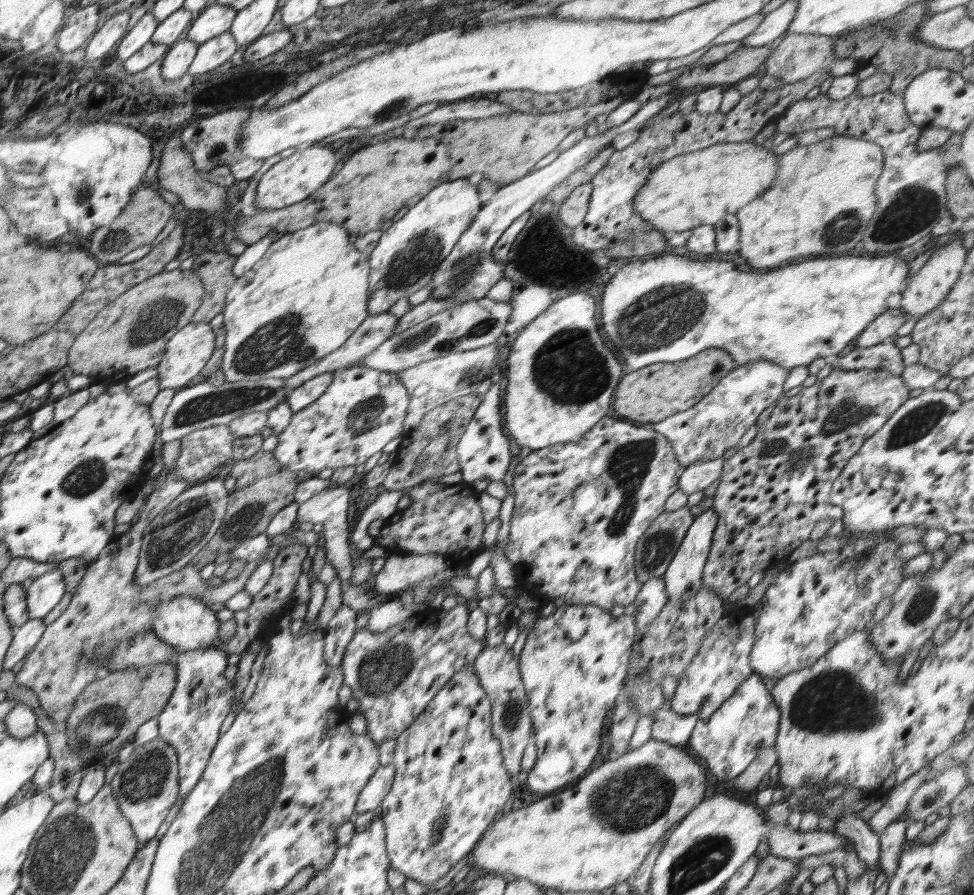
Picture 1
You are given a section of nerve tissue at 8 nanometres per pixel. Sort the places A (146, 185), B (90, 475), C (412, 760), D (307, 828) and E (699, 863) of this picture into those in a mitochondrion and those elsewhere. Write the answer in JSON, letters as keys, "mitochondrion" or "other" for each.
{"A":"other","B":"mitochondrion","C":"other","D":"other","E":"mitochondrion"}

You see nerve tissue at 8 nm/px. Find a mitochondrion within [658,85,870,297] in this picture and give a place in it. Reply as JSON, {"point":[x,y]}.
{"point":[843,229]}

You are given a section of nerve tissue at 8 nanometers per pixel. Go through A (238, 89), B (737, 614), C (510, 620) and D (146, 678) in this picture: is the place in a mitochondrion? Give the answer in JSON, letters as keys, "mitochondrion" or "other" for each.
{"A":"other","B":"other","C":"other","D":"other"}

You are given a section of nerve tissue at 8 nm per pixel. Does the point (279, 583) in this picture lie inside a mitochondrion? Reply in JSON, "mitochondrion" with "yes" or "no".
{"mitochondrion":"no"}

